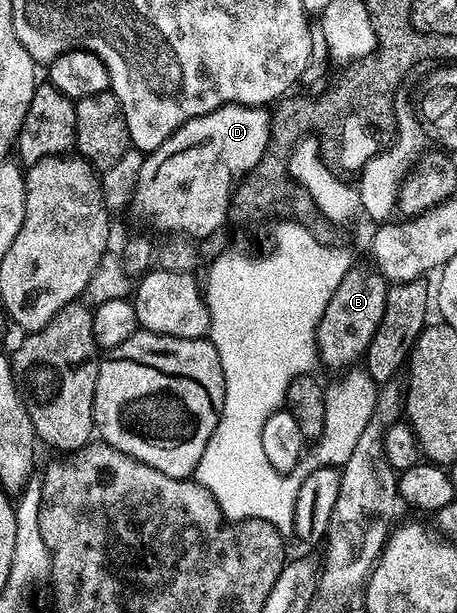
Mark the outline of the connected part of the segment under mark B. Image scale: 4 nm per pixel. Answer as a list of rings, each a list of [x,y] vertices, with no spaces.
[[[357,269],[346,273],[338,289],[334,290],[334,295],[330,297],[317,325],[316,347],[319,362],[323,366],[352,369],[363,360],[382,321],[382,313],[386,313],[386,293],[389,286],[387,279],[379,273],[363,275]]]

